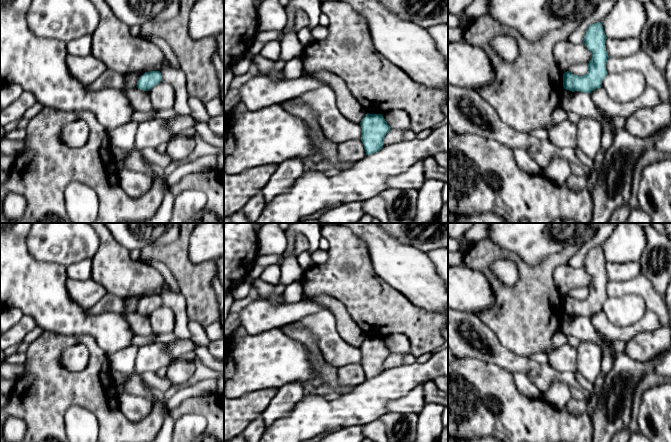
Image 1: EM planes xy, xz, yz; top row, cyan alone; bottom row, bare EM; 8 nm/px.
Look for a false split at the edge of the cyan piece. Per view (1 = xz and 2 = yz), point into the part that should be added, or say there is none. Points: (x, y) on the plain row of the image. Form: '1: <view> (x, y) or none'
1: none
2: none

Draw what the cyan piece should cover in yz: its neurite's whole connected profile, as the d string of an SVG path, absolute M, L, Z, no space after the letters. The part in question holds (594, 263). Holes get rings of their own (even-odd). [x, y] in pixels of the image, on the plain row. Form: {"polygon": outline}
{"polygon": "M597 246L589 250L583 265L592 278L592 283L587 288L588 296L584 300L577 300L569 295L565 296L563 298L564 313L590 318L595 313L602 311L602 305L608 298L606 286L609 280L605 273L606 263L602 246Z"}

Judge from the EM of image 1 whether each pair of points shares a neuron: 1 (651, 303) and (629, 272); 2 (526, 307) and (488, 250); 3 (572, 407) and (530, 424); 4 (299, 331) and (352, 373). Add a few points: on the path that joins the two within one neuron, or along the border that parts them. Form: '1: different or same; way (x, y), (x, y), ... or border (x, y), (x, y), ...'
1: different; border (640, 274), (625, 280), (610, 281)
2: same; way (510, 298), (494, 282), (486, 271), (486, 266)
3: different; border (562, 409), (573, 414), (585, 412)
4: different; border (337, 368), (338, 380), (342, 384), (353, 386)

